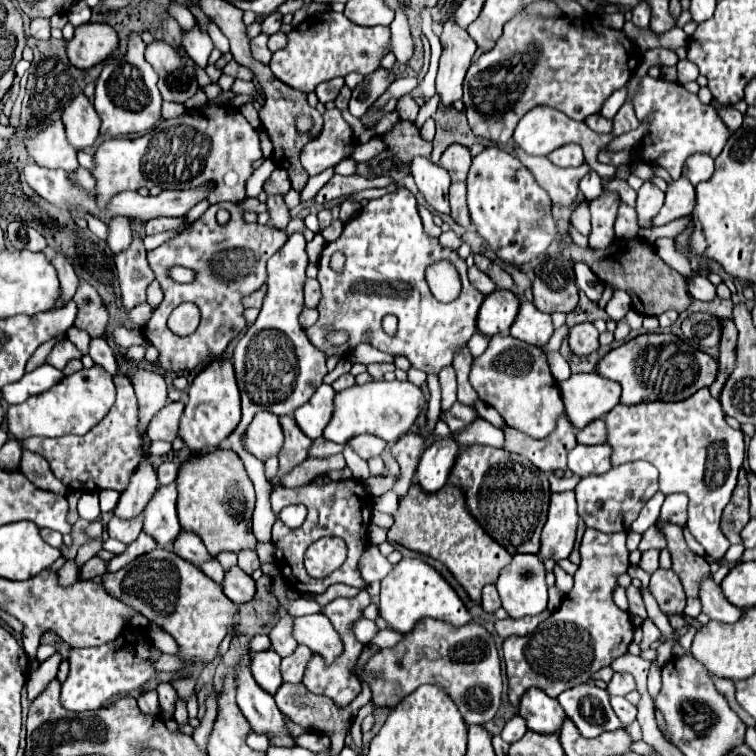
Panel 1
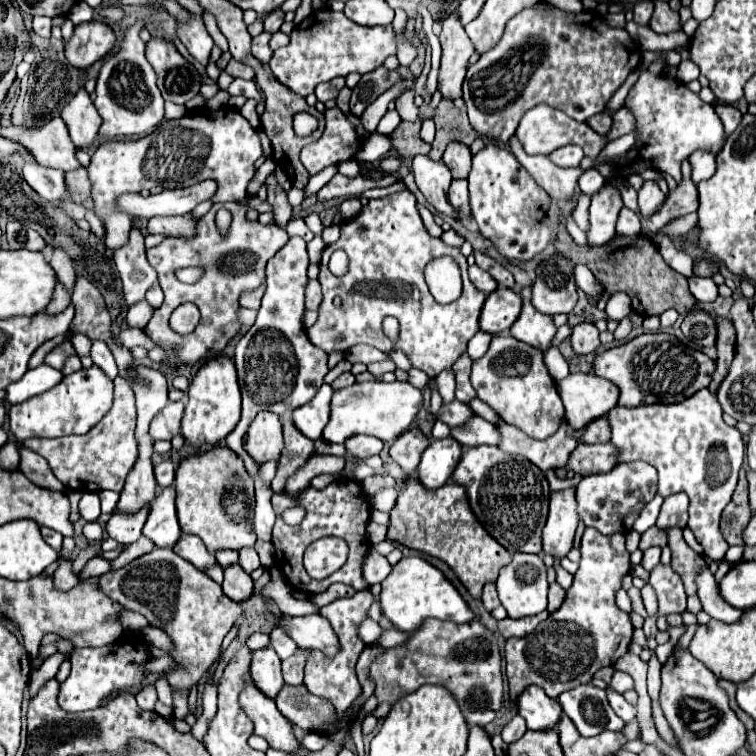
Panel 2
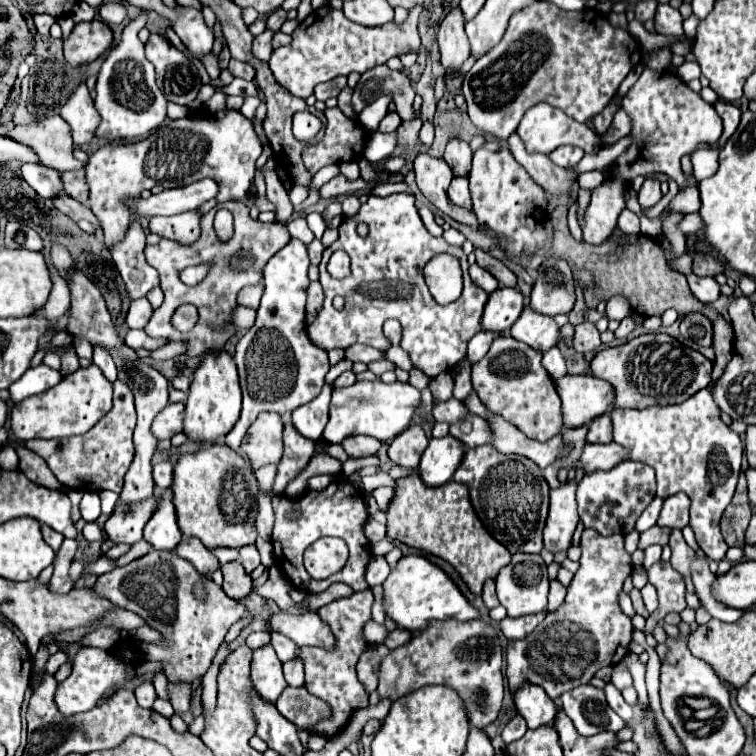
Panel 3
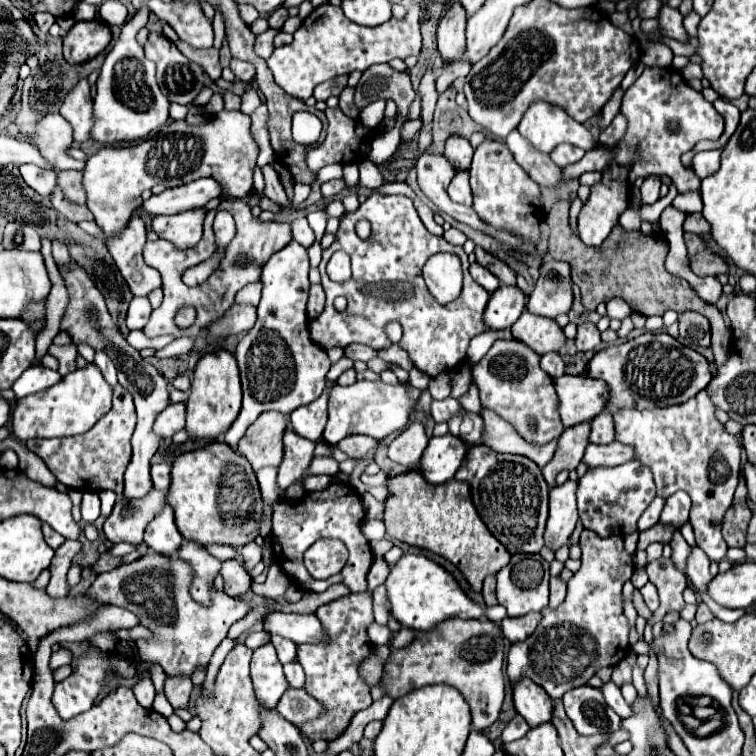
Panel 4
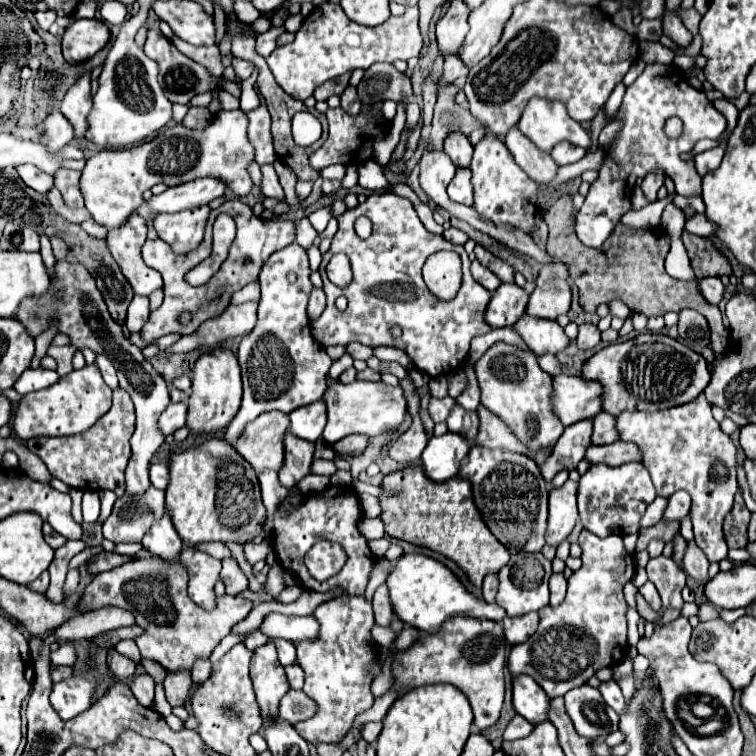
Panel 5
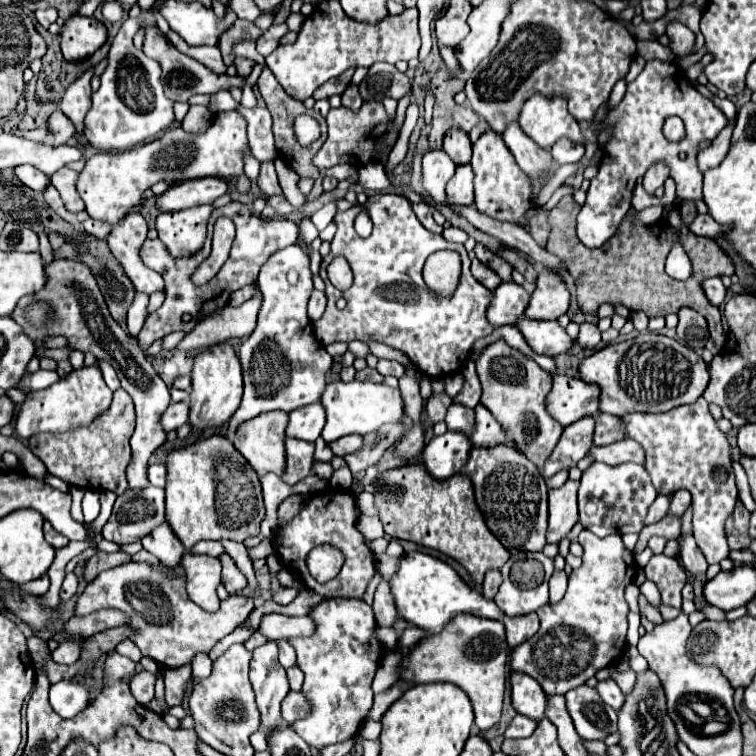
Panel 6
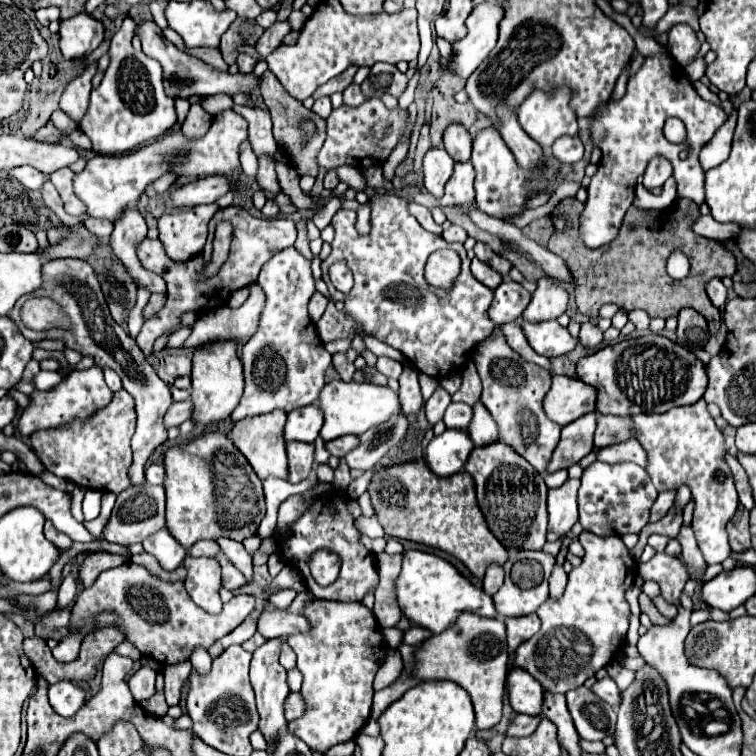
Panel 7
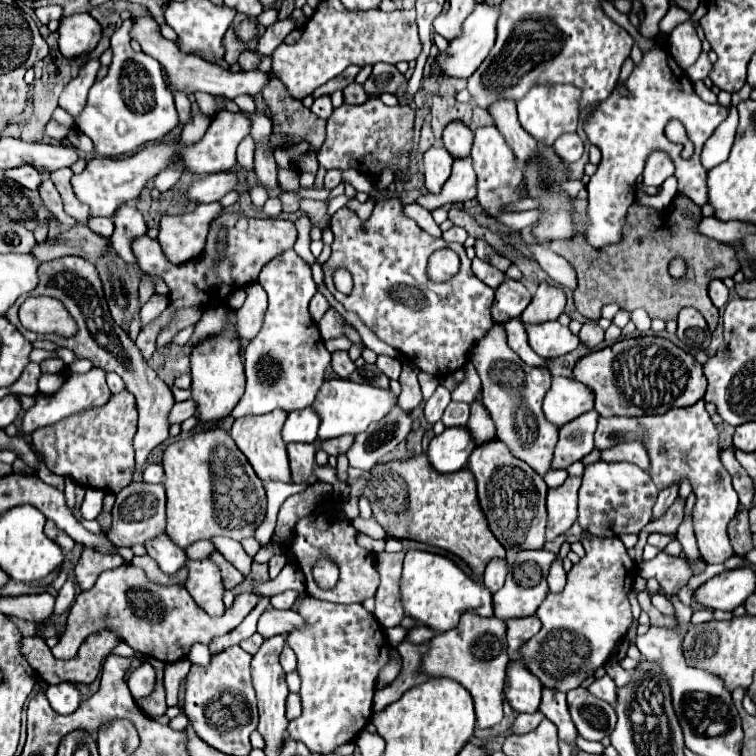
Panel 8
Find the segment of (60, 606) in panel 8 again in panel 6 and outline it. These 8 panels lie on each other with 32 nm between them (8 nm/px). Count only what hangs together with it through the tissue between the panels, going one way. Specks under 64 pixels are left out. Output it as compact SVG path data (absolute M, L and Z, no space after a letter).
M76 572L66 574L66 580L62 584L62 602L70 600L76 594L76 588L78 588L78 576L76 576Z

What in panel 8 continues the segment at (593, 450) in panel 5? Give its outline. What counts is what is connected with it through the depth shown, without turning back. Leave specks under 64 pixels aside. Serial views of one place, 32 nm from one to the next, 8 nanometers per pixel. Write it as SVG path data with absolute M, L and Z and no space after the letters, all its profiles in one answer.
M636 440L616 444L610 450L602 450L600 460L604 460L604 462L634 462L642 470L648 470L648 464L650 464L646 448Z

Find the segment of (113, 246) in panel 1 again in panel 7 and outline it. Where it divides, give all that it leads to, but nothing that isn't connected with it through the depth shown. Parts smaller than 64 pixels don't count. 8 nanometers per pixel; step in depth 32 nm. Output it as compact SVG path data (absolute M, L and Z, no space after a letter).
M234 110L220 112L214 116L210 130L202 138L186 138L182 130L166 132L160 140L136 148L126 154L118 156L104 156L98 154L86 162L86 168L74 178L74 190L78 198L86 204L88 216L104 218L116 222L128 204L136 204L148 184L156 182L162 174L174 176L230 176L240 172L240 144L248 138L246 136L248 124L246 120L236 114Z

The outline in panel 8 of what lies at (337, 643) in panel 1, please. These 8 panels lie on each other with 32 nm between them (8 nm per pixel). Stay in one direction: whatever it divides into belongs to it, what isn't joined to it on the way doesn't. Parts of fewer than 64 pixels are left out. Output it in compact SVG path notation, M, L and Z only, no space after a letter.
M264 610L260 620L258 620L258 632L264 638L272 638L278 634L288 634L294 628L302 628L304 620L298 612L294 610Z

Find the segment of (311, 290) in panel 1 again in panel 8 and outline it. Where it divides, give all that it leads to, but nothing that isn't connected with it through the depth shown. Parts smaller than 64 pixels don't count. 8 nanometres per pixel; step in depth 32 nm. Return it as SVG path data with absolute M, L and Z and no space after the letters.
M316 292L314 298L310 300L310 316L312 316L312 320L318 322L324 316L326 310L328 310L328 300L320 292Z

